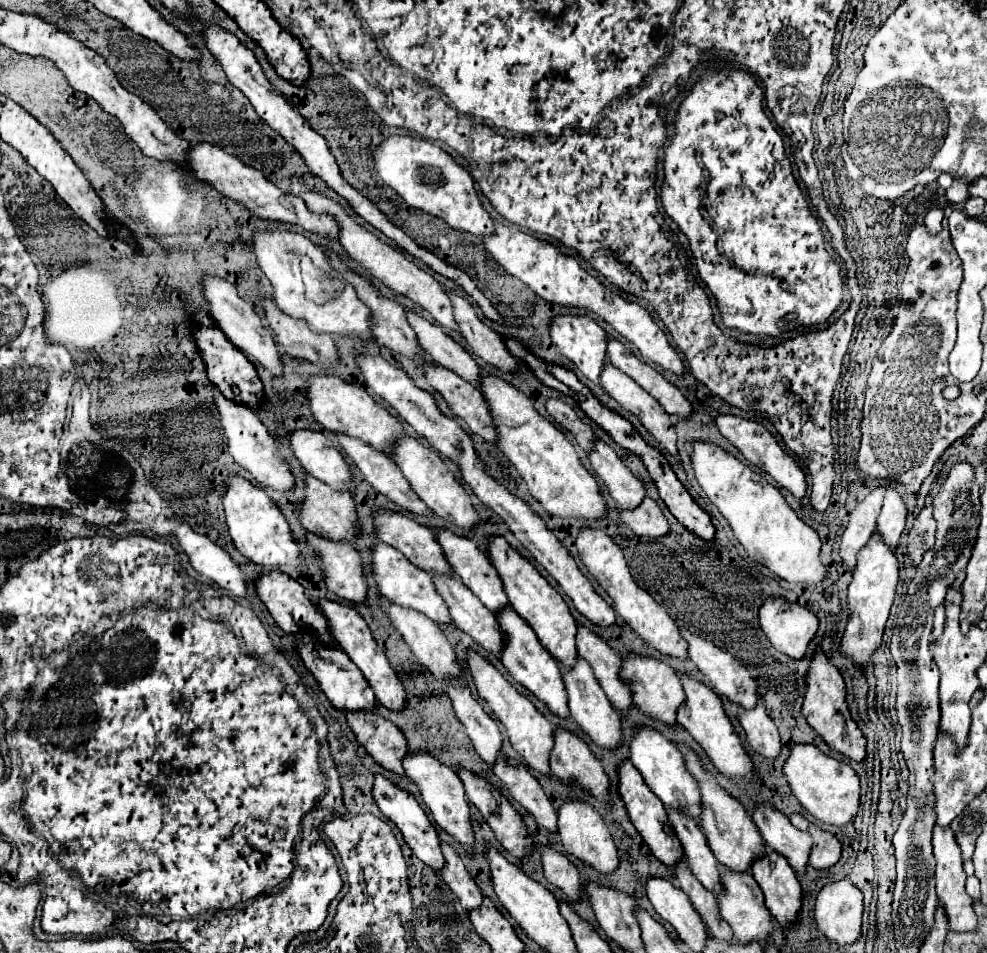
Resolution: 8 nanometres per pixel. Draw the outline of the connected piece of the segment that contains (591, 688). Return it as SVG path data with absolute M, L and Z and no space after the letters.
M579 658L575 668L563 668L563 664L559 664L561 672L563 672L563 682L569 694L569 708L571 708L571 718L583 728L583 732L599 746L605 750L617 750L623 744L623 736L621 736L621 716L619 712L615 712L611 708L611 702L607 700L603 688L599 686L599 682L593 676L593 668Z

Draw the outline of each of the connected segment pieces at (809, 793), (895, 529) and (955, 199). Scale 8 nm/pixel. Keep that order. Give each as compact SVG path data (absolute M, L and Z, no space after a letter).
M797 744L791 748L791 756L787 758L785 776L803 808L823 824L847 826L855 820L861 790L859 776L849 764L837 762L835 758L821 754L813 744Z
M889 488L877 520L877 530L887 540L887 544L891 544L891 548L899 544L901 532L905 528L905 518L907 518L907 506L903 496L895 488Z
M953 180L953 186L945 192L945 198L950 203L961 204L969 198L969 186L961 180Z

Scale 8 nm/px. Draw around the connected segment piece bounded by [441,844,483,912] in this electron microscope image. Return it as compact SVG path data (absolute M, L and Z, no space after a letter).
M443 844L441 848L443 848L443 856L447 860L447 868L443 868L441 878L451 888L451 892L459 898L465 912L473 912L473 910L481 908L483 894L477 888L477 884L473 882L473 878L469 876L461 856L449 844Z

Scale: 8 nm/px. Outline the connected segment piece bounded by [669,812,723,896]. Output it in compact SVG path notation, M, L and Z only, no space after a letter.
M671 812L669 820L679 836L679 842L685 848L685 860L689 870L709 892L719 896L723 892L723 884L719 878L719 862L715 860L699 824L695 824L695 820L687 820L685 816L671 816Z

